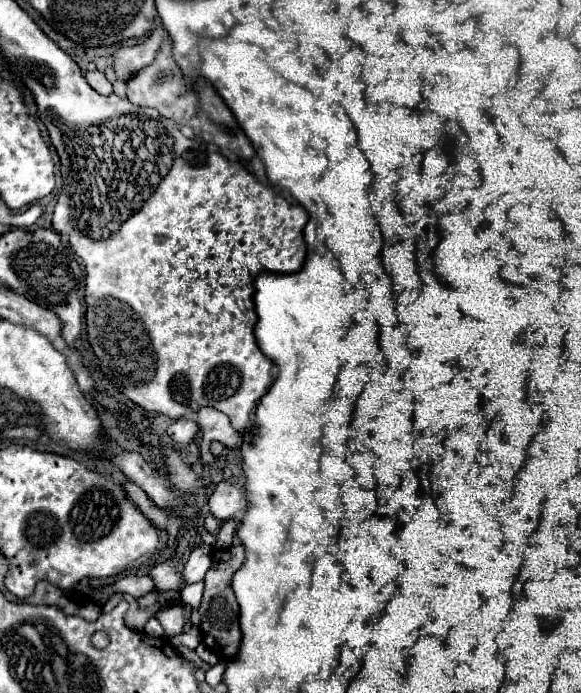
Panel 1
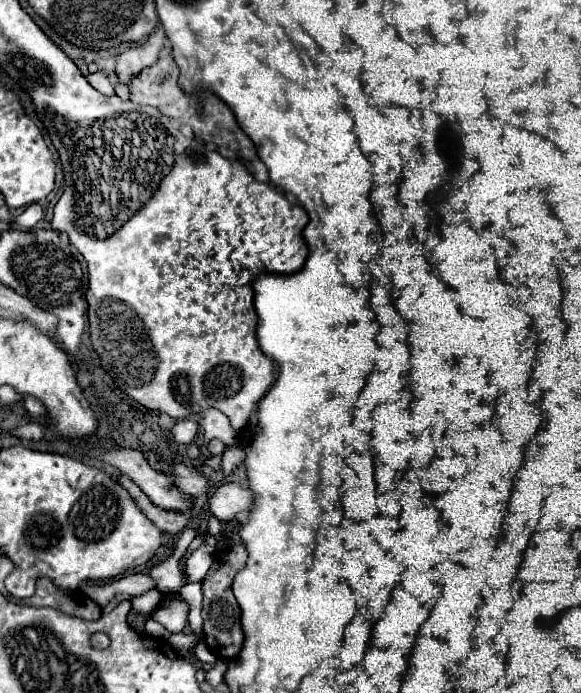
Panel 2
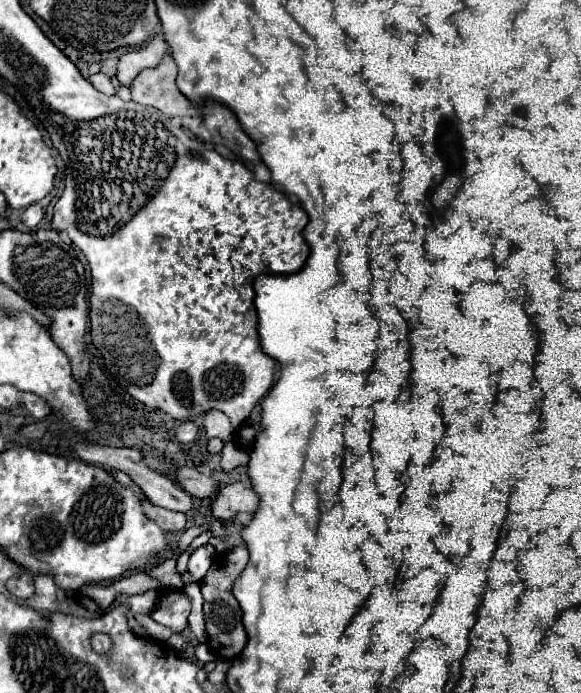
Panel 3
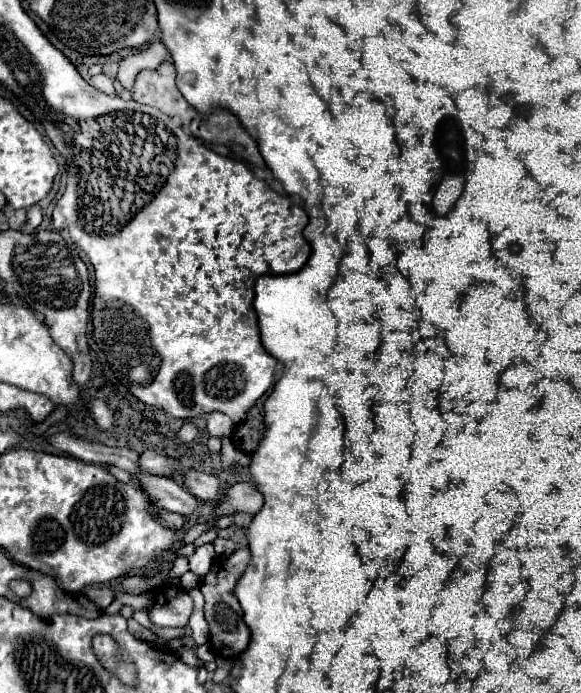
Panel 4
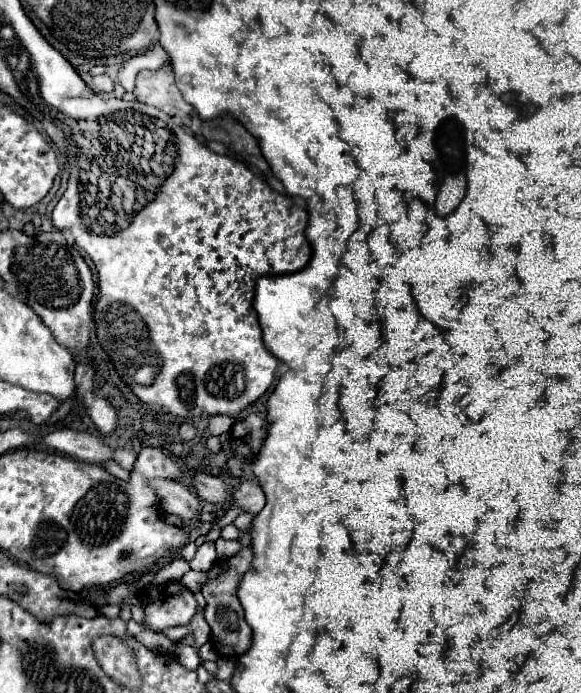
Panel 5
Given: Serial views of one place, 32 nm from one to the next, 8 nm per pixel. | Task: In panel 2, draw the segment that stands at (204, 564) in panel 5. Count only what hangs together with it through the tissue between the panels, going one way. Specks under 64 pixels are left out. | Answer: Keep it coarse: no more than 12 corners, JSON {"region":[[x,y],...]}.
{"region":[[202,544],[186,562],[188,582],[202,582],[214,548]]}

